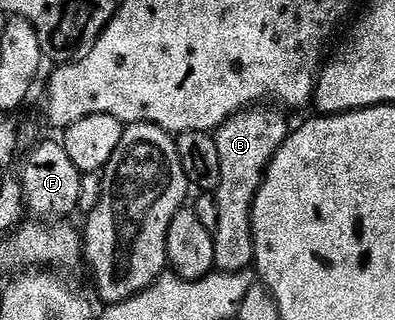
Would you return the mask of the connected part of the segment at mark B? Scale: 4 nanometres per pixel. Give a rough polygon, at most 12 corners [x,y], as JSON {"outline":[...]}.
{"outline":[[253,105],[214,132],[218,271],[253,266],[252,206],[290,134]]}

